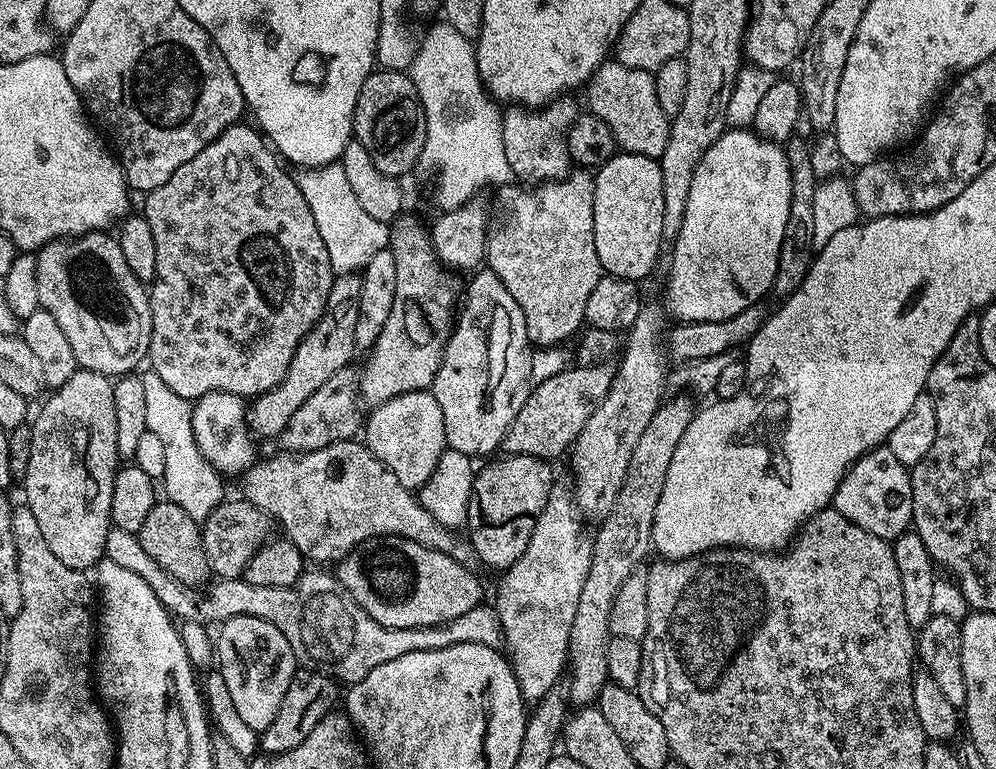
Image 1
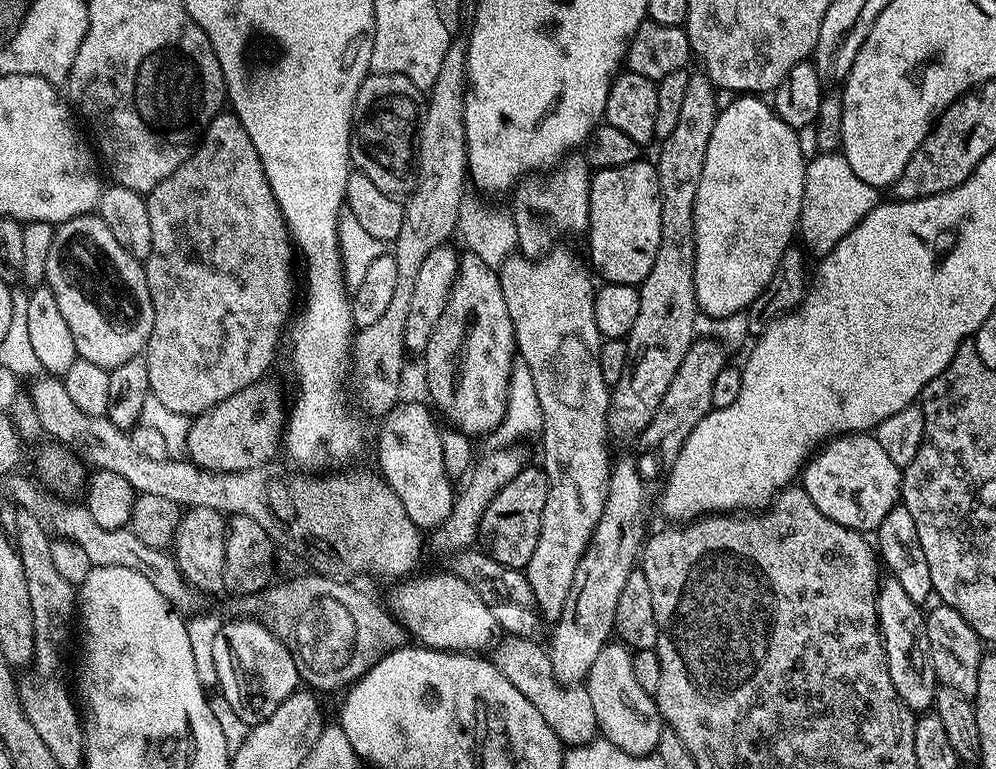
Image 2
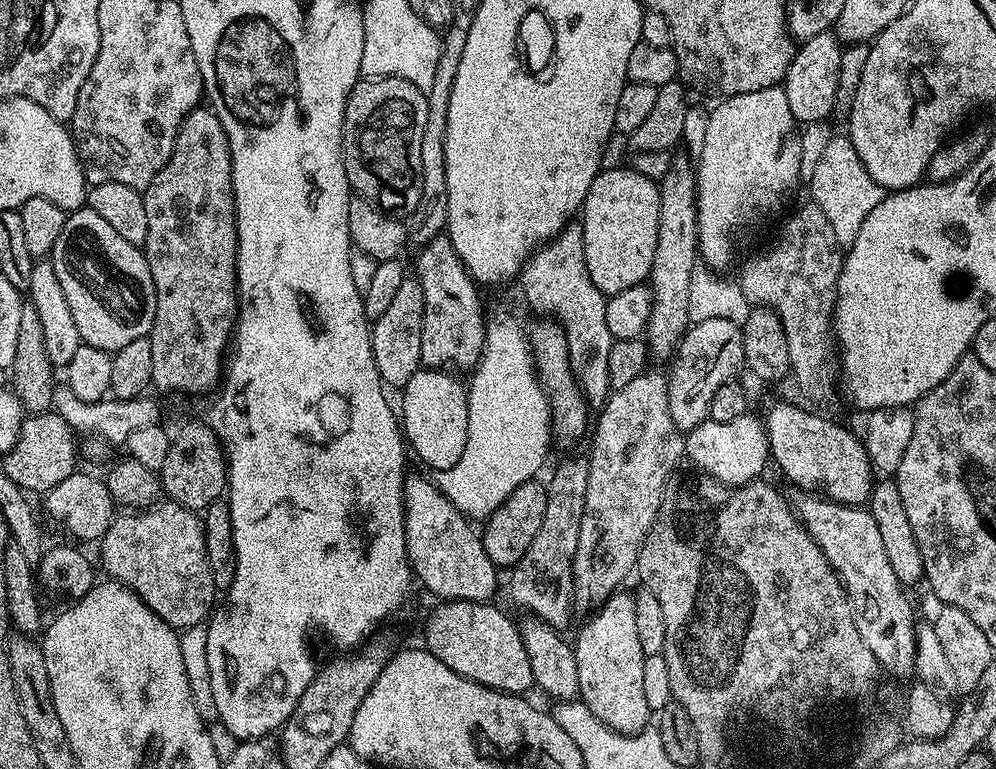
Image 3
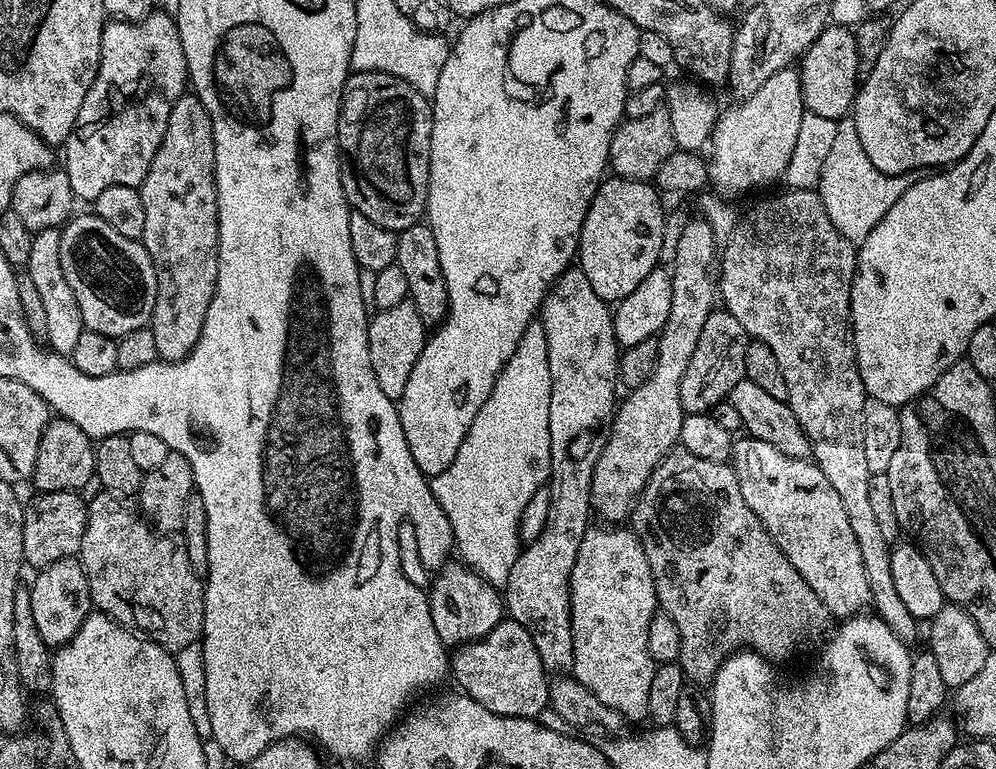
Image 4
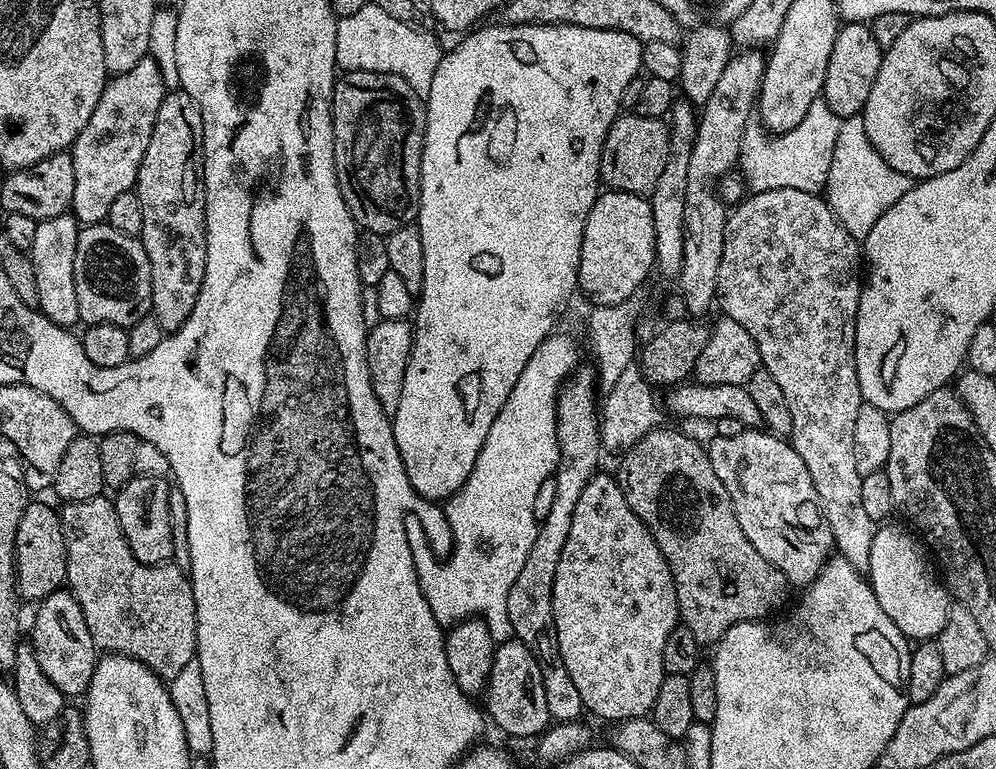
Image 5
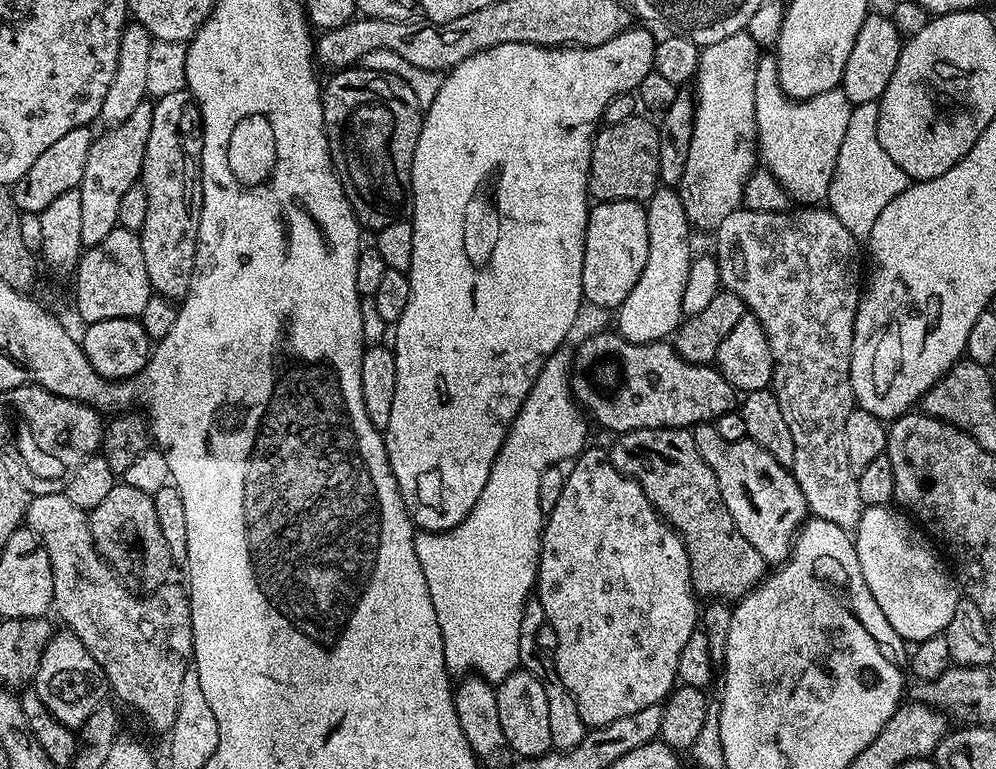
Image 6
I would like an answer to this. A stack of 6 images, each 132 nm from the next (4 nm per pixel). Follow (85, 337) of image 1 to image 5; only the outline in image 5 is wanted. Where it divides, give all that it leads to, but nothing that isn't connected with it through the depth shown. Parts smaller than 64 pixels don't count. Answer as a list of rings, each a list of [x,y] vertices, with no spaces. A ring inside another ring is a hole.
[[[106,222],[81,227],[78,234],[78,250],[74,250],[74,290],[78,290],[78,314],[85,325],[113,324],[129,329],[134,322],[149,315],[152,310],[150,262],[139,239],[114,230]]]

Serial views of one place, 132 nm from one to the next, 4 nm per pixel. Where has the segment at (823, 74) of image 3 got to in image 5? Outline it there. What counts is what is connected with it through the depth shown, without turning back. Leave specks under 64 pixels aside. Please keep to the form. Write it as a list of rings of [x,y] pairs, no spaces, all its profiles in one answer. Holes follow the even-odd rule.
[[[848,22],[841,27],[838,38],[834,40],[834,50],[830,50],[830,66],[826,66],[826,82],[822,93],[823,100],[841,118],[861,115],[866,106],[866,98],[870,98],[870,90],[878,78],[878,66],[882,66],[884,49],[878,46],[878,38],[872,33],[871,27],[864,22]]]

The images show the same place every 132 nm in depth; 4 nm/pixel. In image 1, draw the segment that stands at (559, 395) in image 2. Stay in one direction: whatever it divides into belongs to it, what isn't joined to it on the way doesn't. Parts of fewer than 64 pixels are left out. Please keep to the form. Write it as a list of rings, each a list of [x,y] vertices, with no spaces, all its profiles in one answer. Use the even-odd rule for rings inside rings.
[[[572,170],[562,180],[550,180],[531,190],[509,182],[497,187],[496,220],[488,229],[486,264],[502,278],[502,286],[514,294],[514,302],[526,318],[526,334],[536,346],[560,346],[577,335],[585,323],[586,300],[602,277],[598,250],[594,250],[593,173]],[[560,482],[553,483],[548,501],[536,518],[534,534],[530,534],[530,542],[526,550],[522,550],[522,558],[514,562],[503,573],[500,589],[496,592],[494,607],[500,619],[500,634],[506,655],[511,663],[512,672],[520,687],[525,701],[538,702],[552,688],[557,687],[556,680],[565,673],[568,663],[568,643],[570,642],[570,626],[574,626],[574,613],[578,611],[578,597],[582,595],[582,585],[586,582],[586,574],[590,574],[590,558],[592,557],[592,540],[584,537],[585,525],[581,513],[576,507],[574,492]]]

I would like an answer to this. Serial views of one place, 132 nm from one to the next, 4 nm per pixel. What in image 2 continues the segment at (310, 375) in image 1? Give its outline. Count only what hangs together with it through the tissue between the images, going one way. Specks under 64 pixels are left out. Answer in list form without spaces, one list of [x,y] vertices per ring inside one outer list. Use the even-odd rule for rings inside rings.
[[[257,382],[246,386],[238,394],[195,417],[186,438],[187,459],[207,472],[245,472],[251,468],[264,468],[267,460],[281,449],[282,433],[286,427],[286,404],[280,401],[279,390],[268,383]]]

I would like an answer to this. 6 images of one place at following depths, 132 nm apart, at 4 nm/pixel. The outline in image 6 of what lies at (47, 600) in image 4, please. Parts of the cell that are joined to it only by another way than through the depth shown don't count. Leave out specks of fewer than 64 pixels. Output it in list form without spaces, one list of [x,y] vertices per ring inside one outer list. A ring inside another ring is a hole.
[[[56,630],[49,638],[46,648],[42,650],[40,665],[34,677],[34,691],[41,699],[41,702],[45,704],[46,710],[58,722],[64,724],[68,729],[78,730],[84,725],[86,718],[90,718],[90,714],[94,714],[94,710],[105,703],[106,681],[104,671],[100,669],[98,662],[94,662],[90,650],[86,650],[86,646],[82,646],[82,642],[74,633],[67,630]]]

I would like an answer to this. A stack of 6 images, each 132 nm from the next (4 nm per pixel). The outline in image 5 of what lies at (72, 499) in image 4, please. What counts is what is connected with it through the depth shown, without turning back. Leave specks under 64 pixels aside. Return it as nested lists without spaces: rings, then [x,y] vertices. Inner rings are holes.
[[[29,502],[18,522],[16,539],[16,590],[20,599],[24,602],[45,600],[51,592],[61,591],[67,578],[66,542],[60,525],[60,513],[48,504]]]

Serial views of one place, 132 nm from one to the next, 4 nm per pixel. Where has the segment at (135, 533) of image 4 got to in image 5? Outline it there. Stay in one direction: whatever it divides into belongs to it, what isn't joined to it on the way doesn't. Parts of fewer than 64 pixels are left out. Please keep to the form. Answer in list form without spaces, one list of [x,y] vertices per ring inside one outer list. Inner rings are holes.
[[[101,494],[89,500],[73,500],[59,509],[66,542],[67,587],[78,606],[82,606],[86,626],[97,649],[134,658],[161,680],[171,682],[186,662],[196,658],[196,603],[191,579],[171,562],[155,566],[138,562],[120,529],[115,503],[106,497]]]

